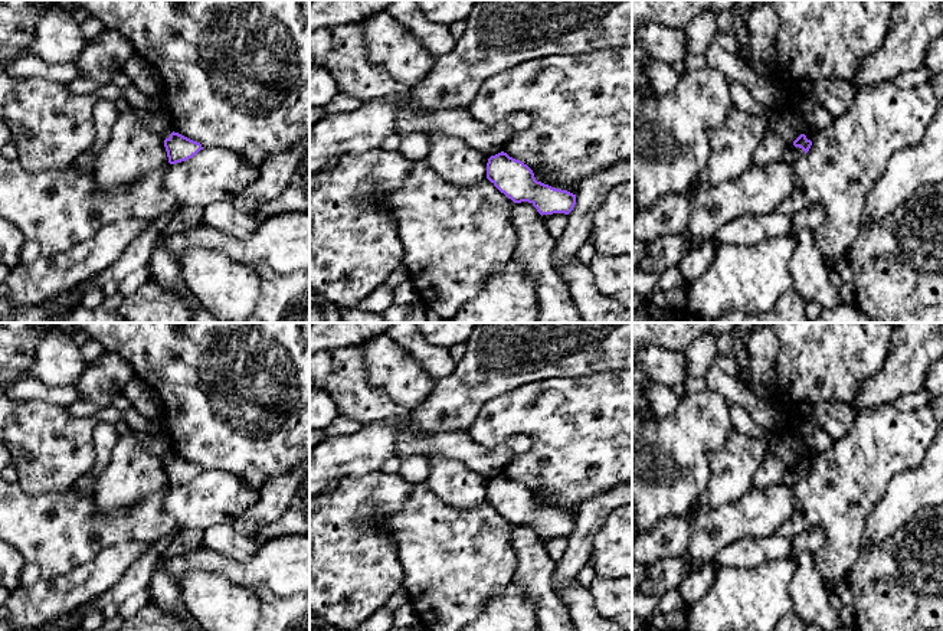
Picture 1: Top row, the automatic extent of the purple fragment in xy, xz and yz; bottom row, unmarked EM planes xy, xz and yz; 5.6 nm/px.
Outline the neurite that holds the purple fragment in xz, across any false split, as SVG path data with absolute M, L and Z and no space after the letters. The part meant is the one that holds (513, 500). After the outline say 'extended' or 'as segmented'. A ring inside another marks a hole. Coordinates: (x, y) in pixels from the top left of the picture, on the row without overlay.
M504 474L488 481L487 501L514 526L531 526L541 539L569 537L576 527L576 517L537 504L527 487Z; as segmented

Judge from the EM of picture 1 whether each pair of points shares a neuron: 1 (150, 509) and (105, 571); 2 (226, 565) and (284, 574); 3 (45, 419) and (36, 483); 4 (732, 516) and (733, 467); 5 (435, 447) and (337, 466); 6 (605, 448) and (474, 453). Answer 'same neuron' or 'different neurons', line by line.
1: different neurons
2: same neuron
3: same neuron
4: different neurons
5: different neurons
6: different neurons

